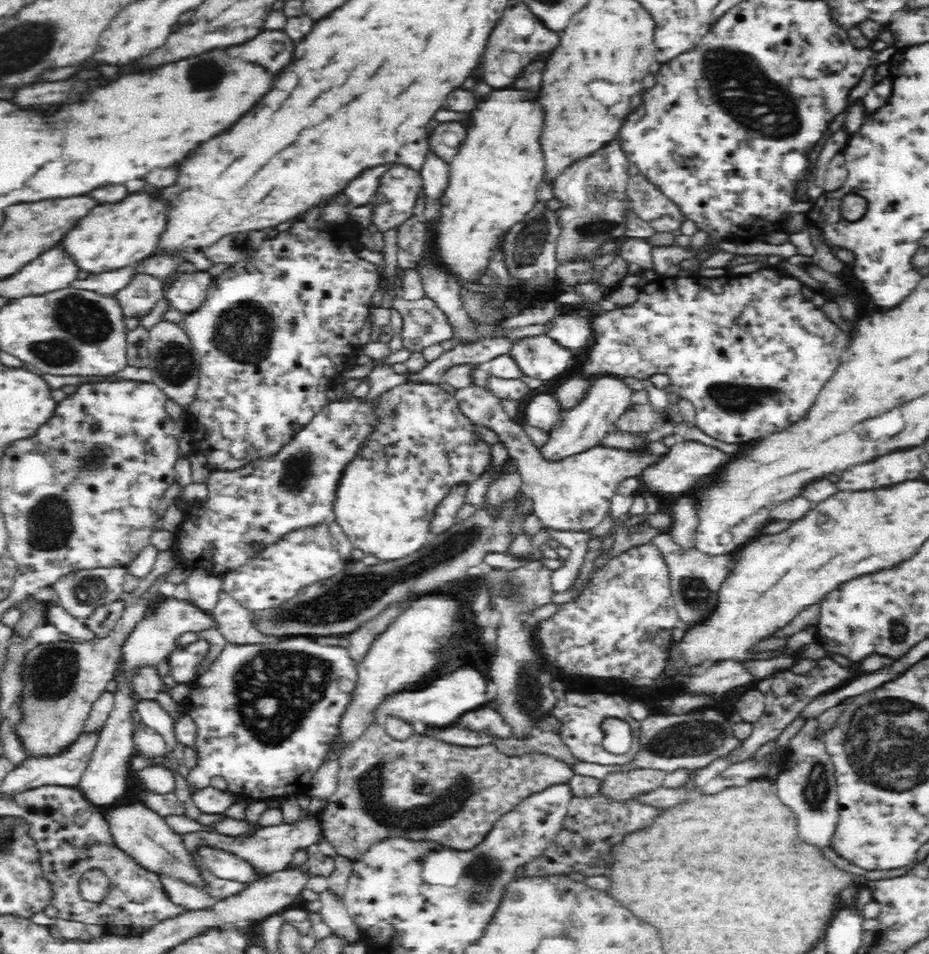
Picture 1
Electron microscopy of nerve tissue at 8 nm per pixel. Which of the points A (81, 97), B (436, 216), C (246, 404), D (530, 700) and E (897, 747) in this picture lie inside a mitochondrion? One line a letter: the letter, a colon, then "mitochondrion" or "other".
A: other
B: other
C: other
D: mitochondrion
E: mitochondrion

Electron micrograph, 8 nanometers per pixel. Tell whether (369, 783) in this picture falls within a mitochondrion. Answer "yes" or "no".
yes

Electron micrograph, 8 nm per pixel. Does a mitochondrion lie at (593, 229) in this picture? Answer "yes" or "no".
yes

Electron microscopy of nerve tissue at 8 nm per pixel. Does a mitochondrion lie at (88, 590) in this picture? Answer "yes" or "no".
yes

